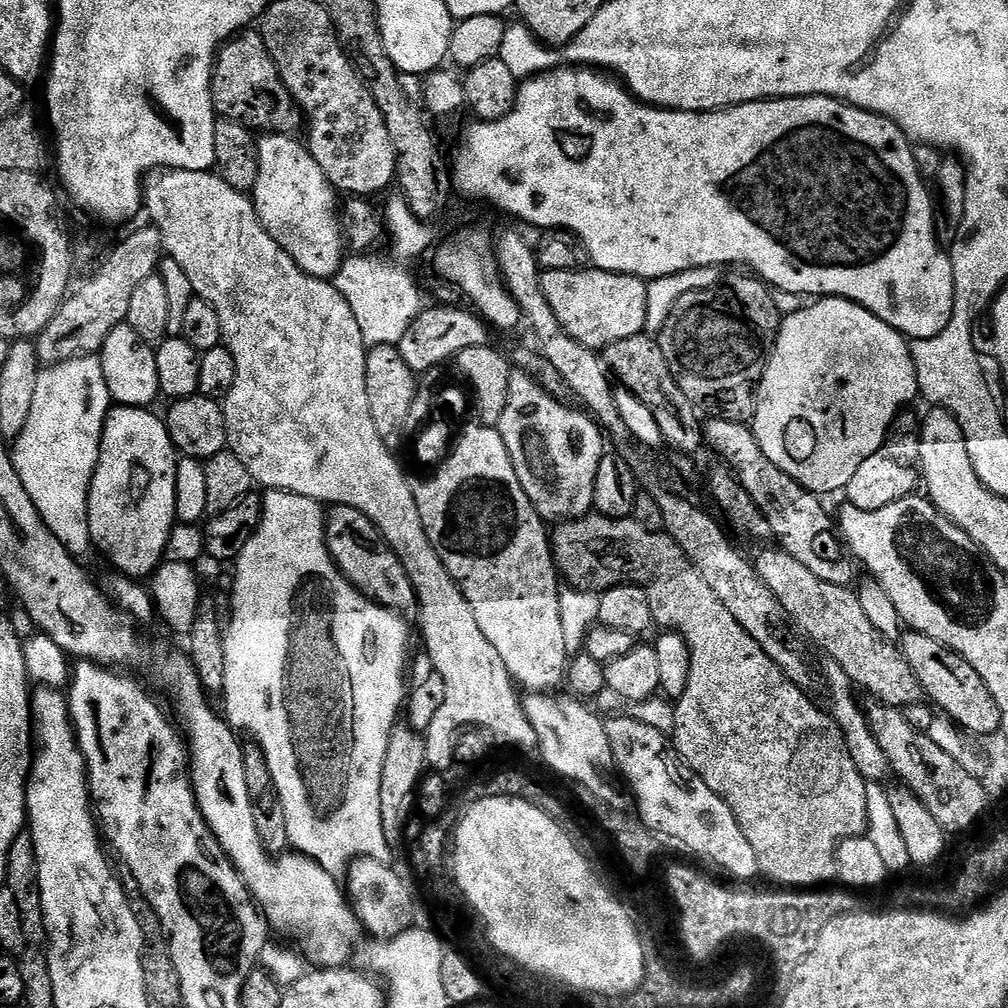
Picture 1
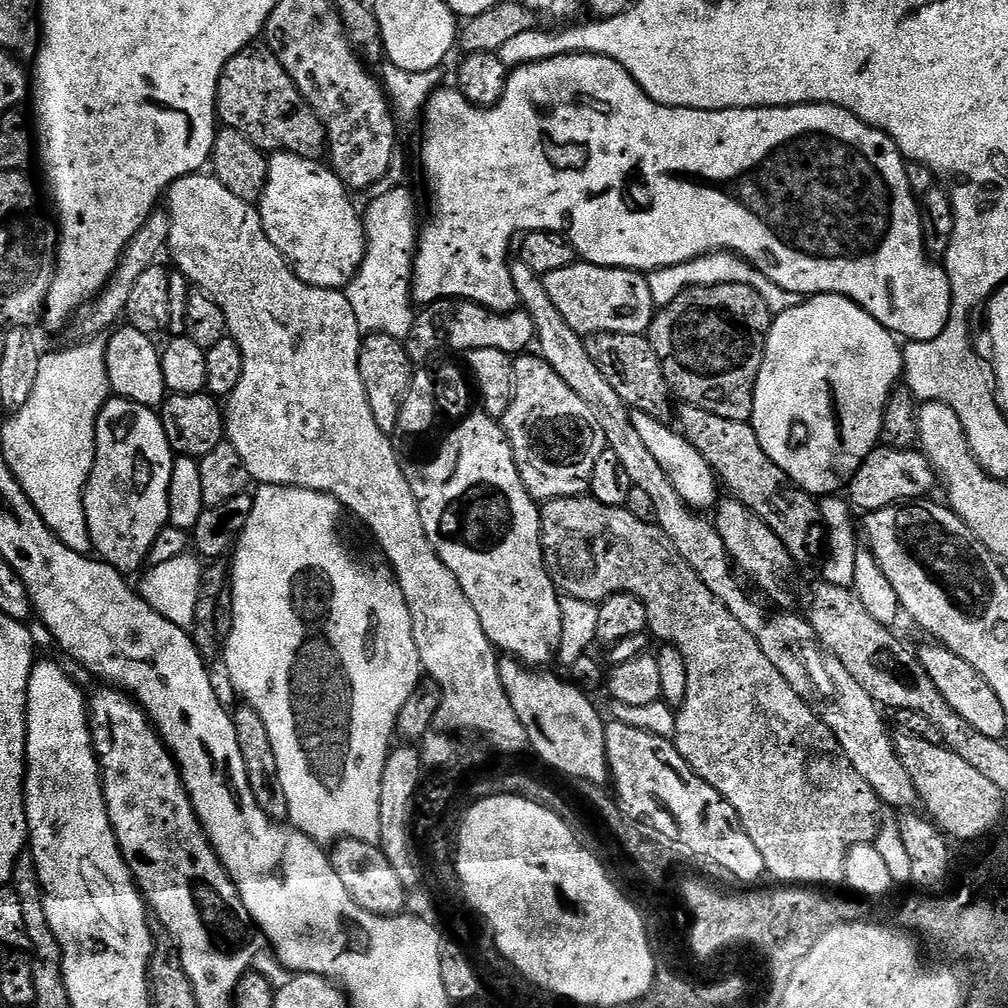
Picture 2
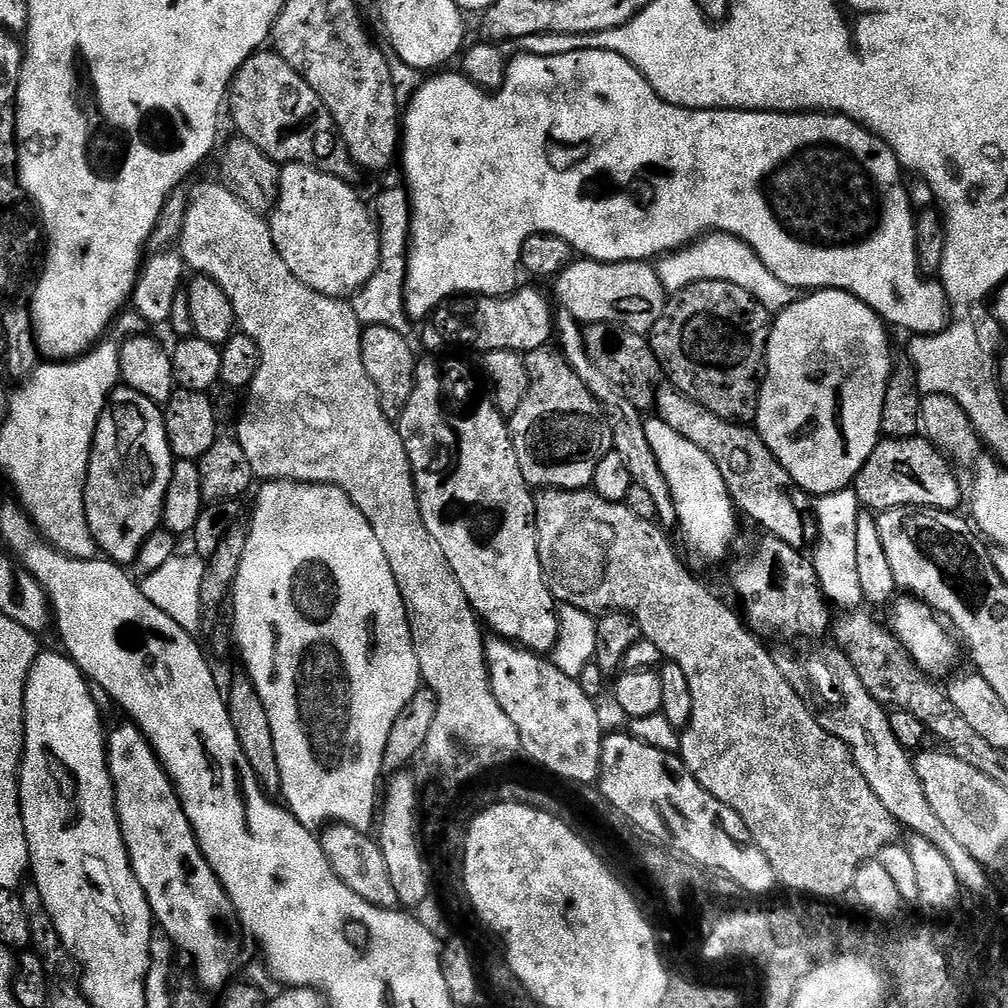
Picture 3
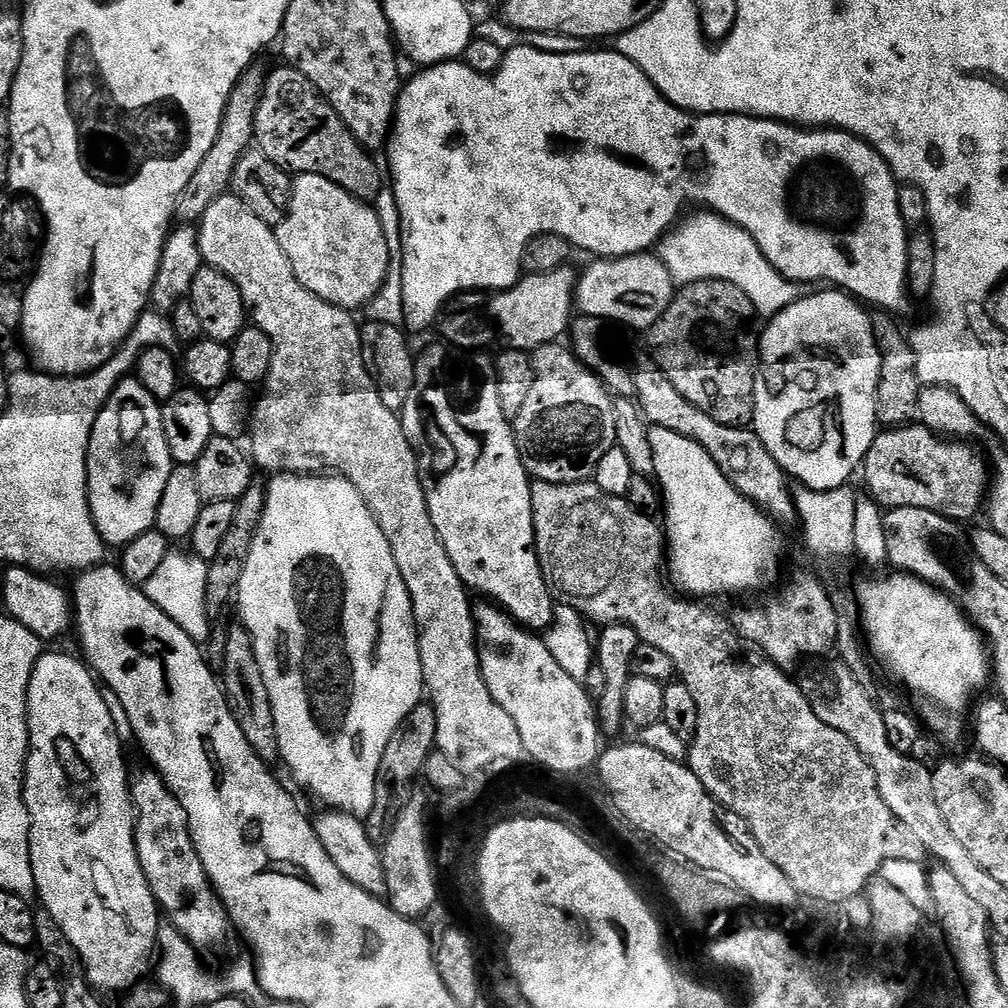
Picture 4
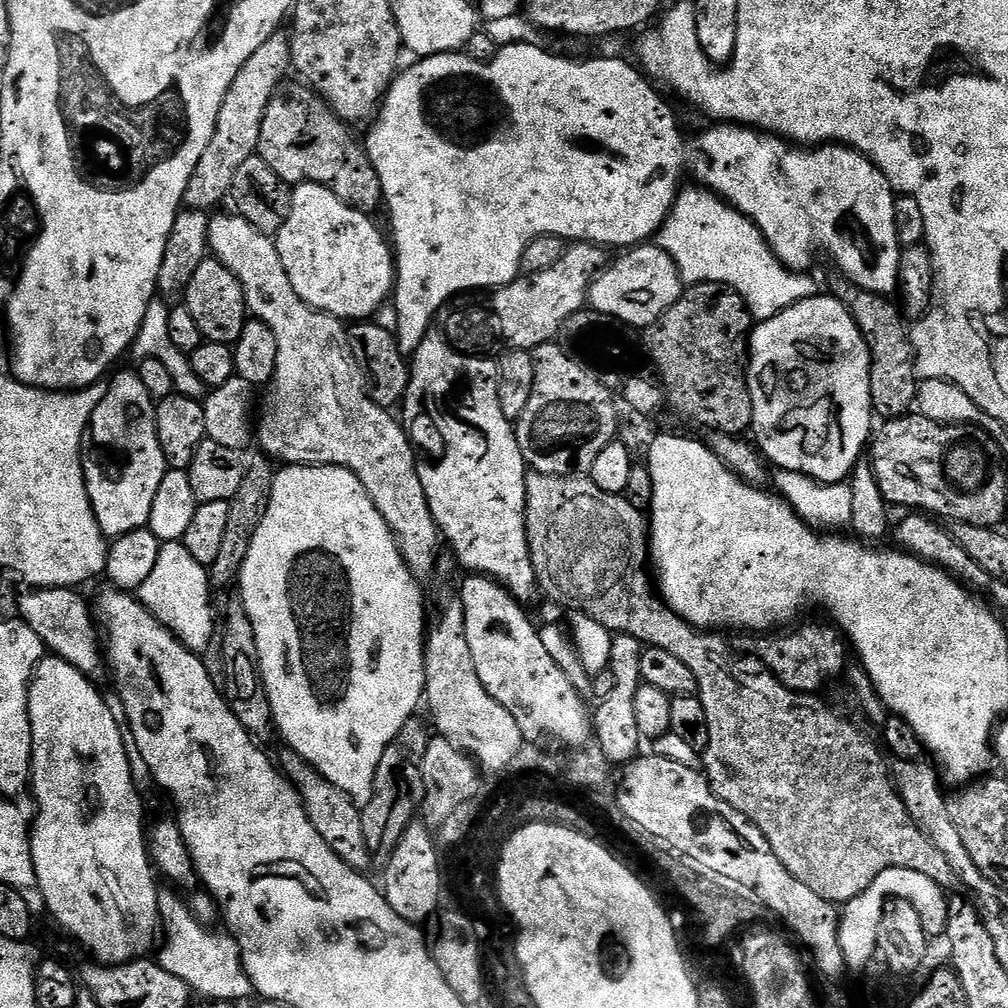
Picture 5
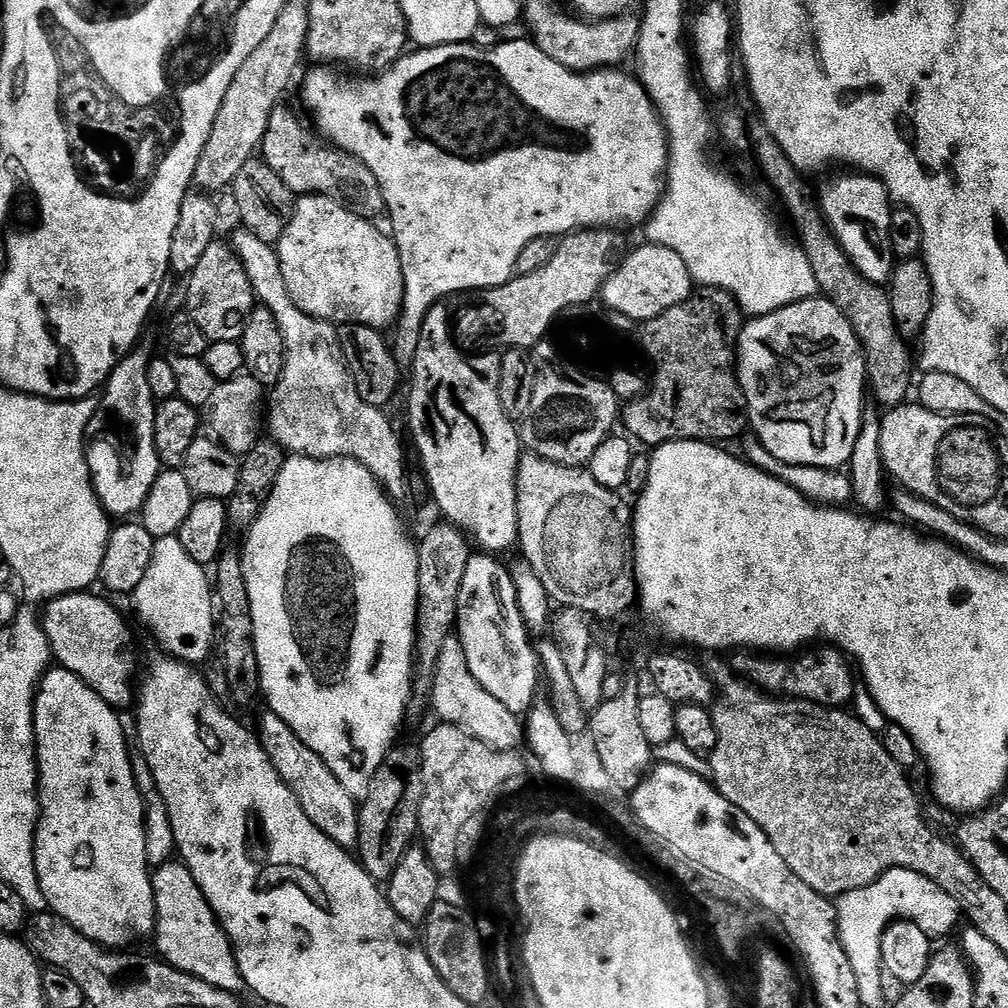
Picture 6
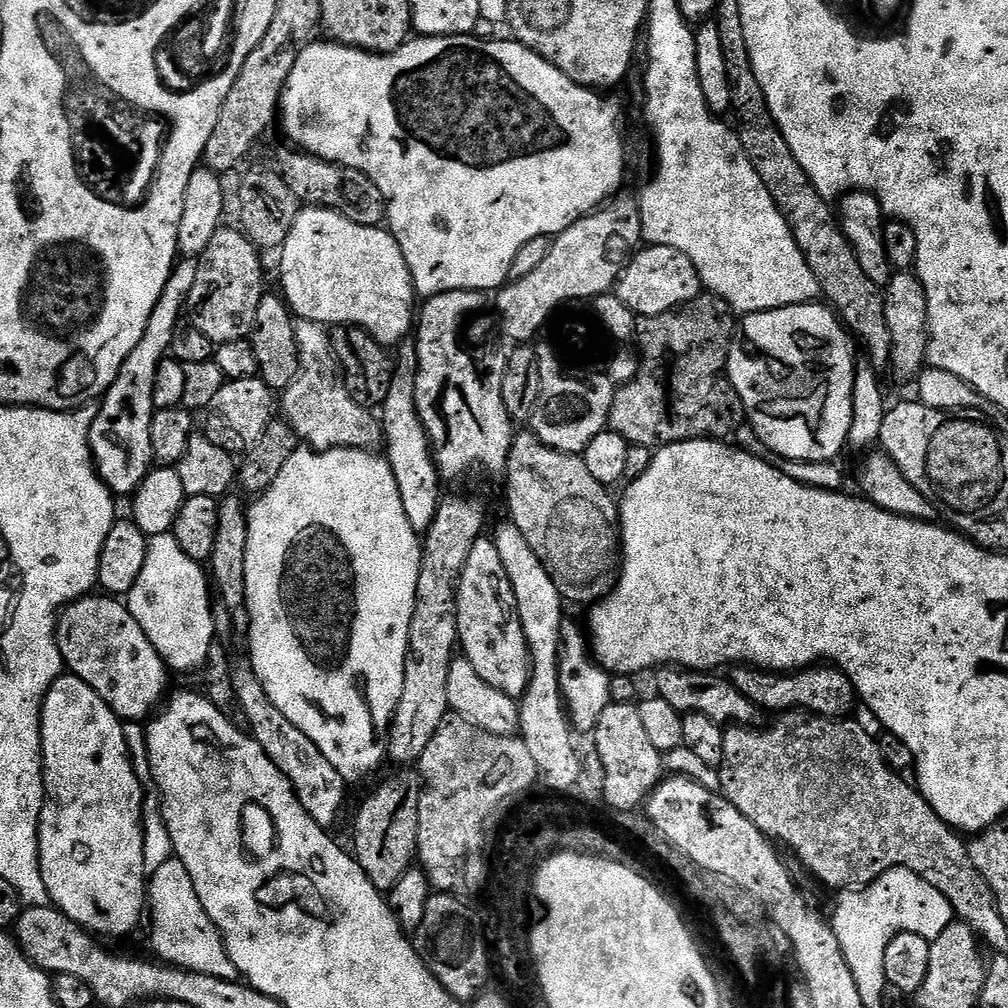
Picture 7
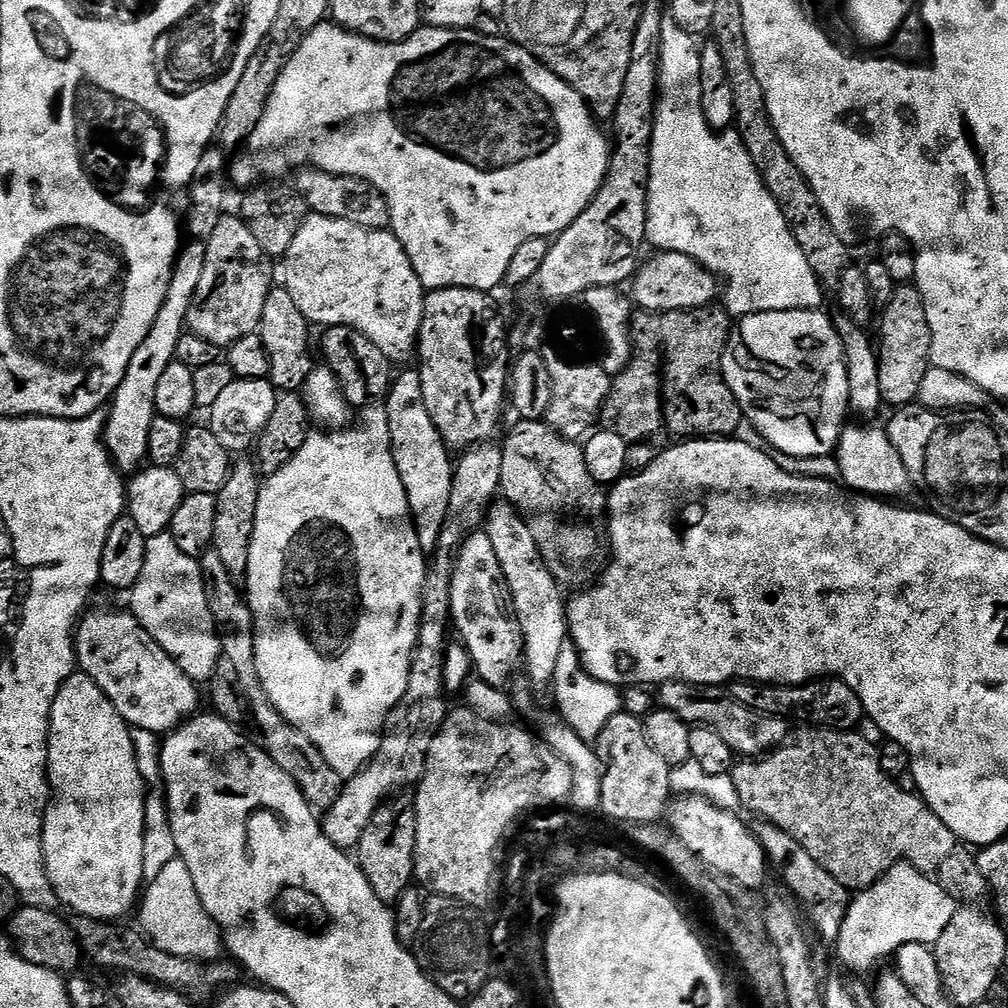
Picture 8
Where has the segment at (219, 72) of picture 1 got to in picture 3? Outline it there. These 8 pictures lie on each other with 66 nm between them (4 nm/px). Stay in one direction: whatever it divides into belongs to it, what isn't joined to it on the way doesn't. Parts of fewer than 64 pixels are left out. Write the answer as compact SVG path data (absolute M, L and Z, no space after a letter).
M275 50L253 52L251 58L237 70L236 77L232 79L232 87L226 97L226 108L227 111L232 111L232 120L236 123L237 130L240 131L237 133L243 139L254 142L254 146L258 146L258 150L262 150L262 154L266 154L277 164L281 166L305 164L311 168L317 168L319 172L345 180L350 185L357 183L356 163L352 161L344 141L340 139L330 110L326 110L322 98L318 98L318 94L314 94L314 90L310 90L310 86L301 78L298 70L290 67Z

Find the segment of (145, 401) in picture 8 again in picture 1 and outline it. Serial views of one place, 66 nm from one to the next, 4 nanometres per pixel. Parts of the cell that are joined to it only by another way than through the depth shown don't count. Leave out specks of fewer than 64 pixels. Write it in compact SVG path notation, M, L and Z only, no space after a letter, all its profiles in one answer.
M116 406L109 411L100 439L100 463L94 470L88 491L90 538L117 573L133 578L148 578L164 560L166 542L176 518L176 461L178 453L168 433L168 425L148 408Z

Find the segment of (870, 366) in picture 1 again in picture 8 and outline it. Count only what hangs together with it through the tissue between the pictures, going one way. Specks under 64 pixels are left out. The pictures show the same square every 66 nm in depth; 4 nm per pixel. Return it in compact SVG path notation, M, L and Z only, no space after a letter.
M811 308L741 316L724 345L722 370L734 398L740 403L745 421L763 434L769 449L796 455L798 459L833 455L840 434L846 427L844 415L847 417L850 412L846 354L833 317L826 313Z

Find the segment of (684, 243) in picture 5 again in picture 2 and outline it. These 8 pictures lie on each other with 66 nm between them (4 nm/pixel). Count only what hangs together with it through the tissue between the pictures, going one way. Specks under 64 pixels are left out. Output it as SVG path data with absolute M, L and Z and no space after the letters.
M711 252L709 256L700 256L696 260L679 264L673 268L657 268L648 276L648 281L651 293L654 294L657 309L665 308L670 302L674 302L674 298L678 298L678 294L682 294L688 288L718 286L719 284L741 284L758 290L758 294L762 294L766 306L773 314L785 312L798 306L802 299L790 290L782 290L782 286L778 286L770 278L766 278L766 274L762 274L735 252Z

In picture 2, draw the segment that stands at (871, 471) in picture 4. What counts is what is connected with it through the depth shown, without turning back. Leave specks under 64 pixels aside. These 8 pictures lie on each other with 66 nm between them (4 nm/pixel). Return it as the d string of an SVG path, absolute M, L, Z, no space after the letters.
M877 446L862 461L857 472L852 473L846 492L849 492L847 495L857 509L864 508L865 513L870 513L901 502L916 502L921 498L931 497L935 488L938 488L938 473L923 452Z

